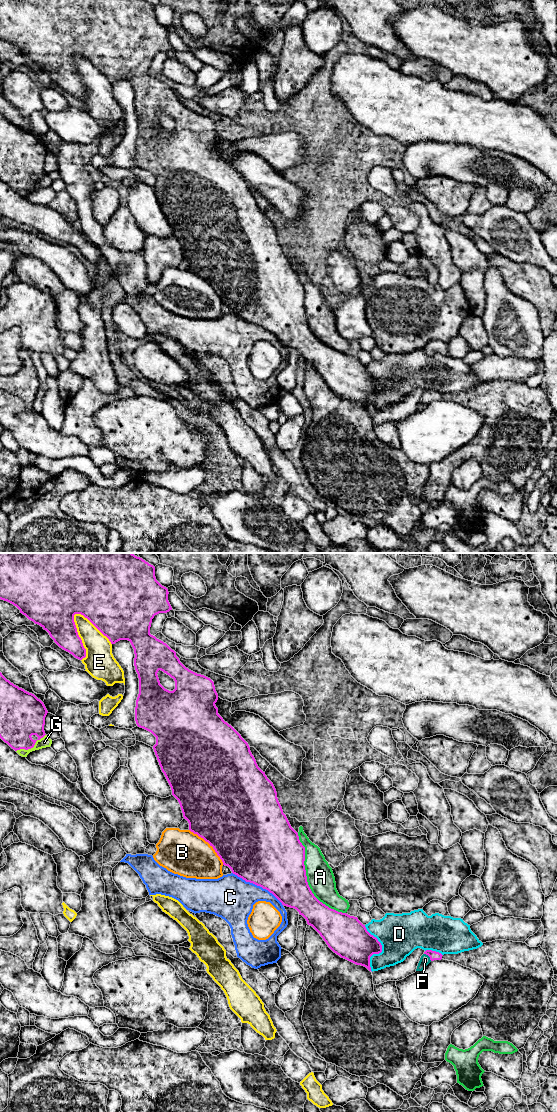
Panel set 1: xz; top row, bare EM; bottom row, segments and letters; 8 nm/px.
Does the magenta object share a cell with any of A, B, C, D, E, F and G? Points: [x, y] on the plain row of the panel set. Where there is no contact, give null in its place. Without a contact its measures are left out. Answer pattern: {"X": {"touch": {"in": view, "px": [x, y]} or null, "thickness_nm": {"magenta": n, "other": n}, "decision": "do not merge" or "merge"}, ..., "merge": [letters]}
{"A": {"touch": {"in": "xz", "px": [306, 320]}, "thickness_nm": {"magenta": 400, "other": 220}, "decision": "do not merge"}, "B": {"touch": {"in": "xz", "px": [209, 283]}, "thickness_nm": {"magenta": 500, "other": 360}, "decision": "do not merge"}, "C": {"touch": {"in": "xz", "px": [258, 325]}, "thickness_nm": {"magenta": 500, "other": 360}, "decision": "do not merge"}, "D": {"touch": {"in": "xz", "px": [381, 390]}, "thickness_nm": {"magenta": 300, "other": 340}, "decision": "do not merge"}, "E": {"touch": {"in": "xz", "px": [79, 77]}, "thickness_nm": {"magenta": 280, "other": 240}, "decision": "do not merge"}, "F": {"touch": {"in": "xz", "px": [428, 395]}, "thickness_nm": {"magenta": 70, "other": 80}, "decision": "merge"}, "G": {"touch": {"in": "xz", "px": [31, 187]}, "thickness_nm": {"magenta": 340, "other": 90}, "decision": "do not merge"}, "merge": ["F"]}

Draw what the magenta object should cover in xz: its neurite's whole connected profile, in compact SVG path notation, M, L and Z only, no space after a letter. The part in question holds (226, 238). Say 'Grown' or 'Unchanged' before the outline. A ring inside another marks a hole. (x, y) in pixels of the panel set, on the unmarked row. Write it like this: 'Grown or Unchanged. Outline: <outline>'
Unchanged. Outline: M0 0L0 39L7 41L16 46L20 53L25 55L35 64L40 65L46 70L54 82L63 90L72 94L75 98L82 100L86 97L86 89L82 80L78 75L74 62L74 55L81 54L87 58L104 76L106 76L111 84L115 84L120 80L128 80L134 89L134 106L139 118L139 134L136 140L135 161L138 167L151 172L156 177L156 184L153 186L155 195L159 202L162 212L164 213L172 230L172 235L178 240L184 259L189 263L189 270L213 287L217 295L228 306L232 313L242 318L246 322L253 323L272 333L284 346L296 349L302 355L307 364L312 366L323 378L328 387L341 398L344 398L356 405L366 407L371 411L370 397L373 394L382 392L382 385L376 377L371 375L365 365L363 365L357 357L350 356L346 353L338 352L329 348L320 342L312 333L306 316L305 310L305 287L299 280L298 273L291 267L286 255L283 253L282 247L277 238L277 232L273 223L267 218L257 205L254 196L250 191L248 183L241 175L218 154L218 148L215 143L218 140L218 134L215 130L214 122L201 114L197 114L186 108L176 96L176 92L172 90L166 83L157 79L150 74L152 59L159 53L167 53L172 50L168 41L168 29L162 26L155 17L155 7L145 0ZM161 110L175 121L175 129L169 131L165 129L159 121L158 111Z

